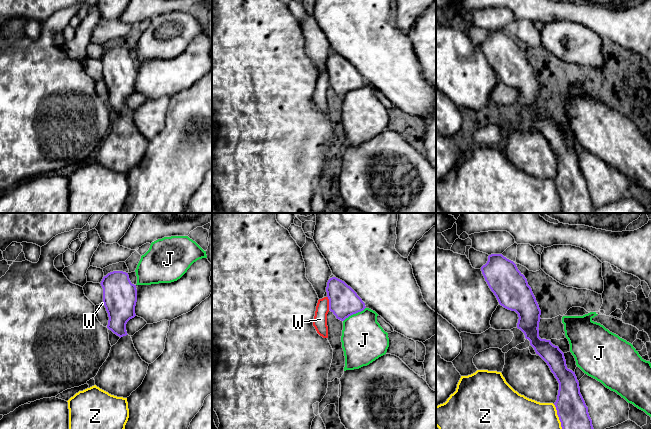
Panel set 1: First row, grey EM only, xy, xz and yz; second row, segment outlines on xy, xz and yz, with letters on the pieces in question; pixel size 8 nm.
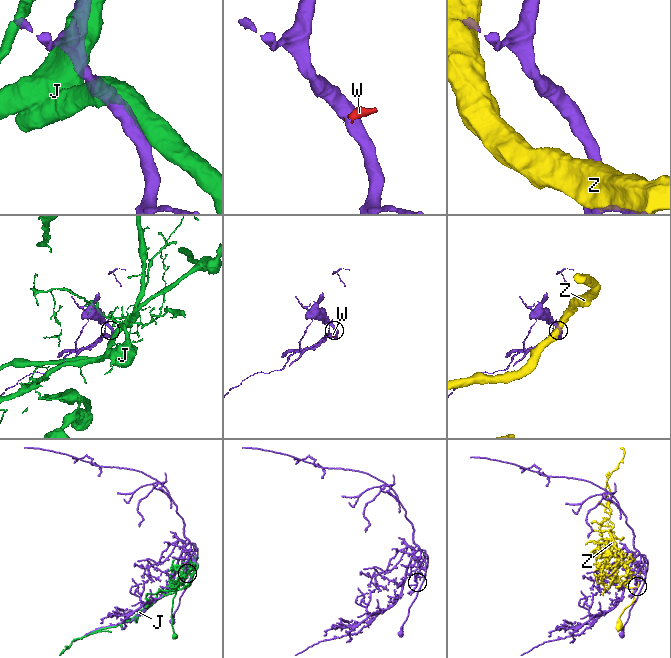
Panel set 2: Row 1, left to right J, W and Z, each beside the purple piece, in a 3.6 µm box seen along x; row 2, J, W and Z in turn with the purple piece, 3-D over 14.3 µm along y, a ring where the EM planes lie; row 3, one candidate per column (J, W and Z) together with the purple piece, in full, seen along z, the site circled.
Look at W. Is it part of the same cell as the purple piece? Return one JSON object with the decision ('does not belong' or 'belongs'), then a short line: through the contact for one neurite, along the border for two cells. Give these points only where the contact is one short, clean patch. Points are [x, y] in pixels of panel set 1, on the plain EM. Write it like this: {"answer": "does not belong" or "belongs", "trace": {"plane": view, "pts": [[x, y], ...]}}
{"answer": "does not belong", "trace": {"plane": "xz", "pts": [[327, 72], [329, 85]]}}

